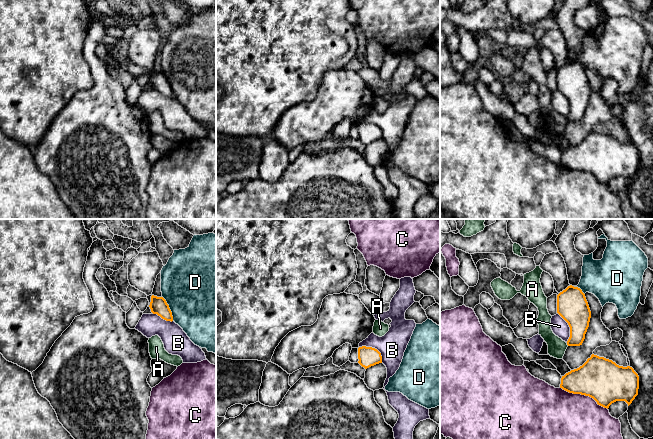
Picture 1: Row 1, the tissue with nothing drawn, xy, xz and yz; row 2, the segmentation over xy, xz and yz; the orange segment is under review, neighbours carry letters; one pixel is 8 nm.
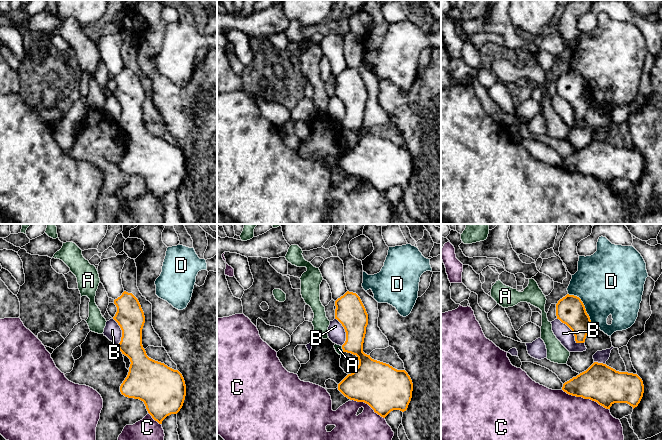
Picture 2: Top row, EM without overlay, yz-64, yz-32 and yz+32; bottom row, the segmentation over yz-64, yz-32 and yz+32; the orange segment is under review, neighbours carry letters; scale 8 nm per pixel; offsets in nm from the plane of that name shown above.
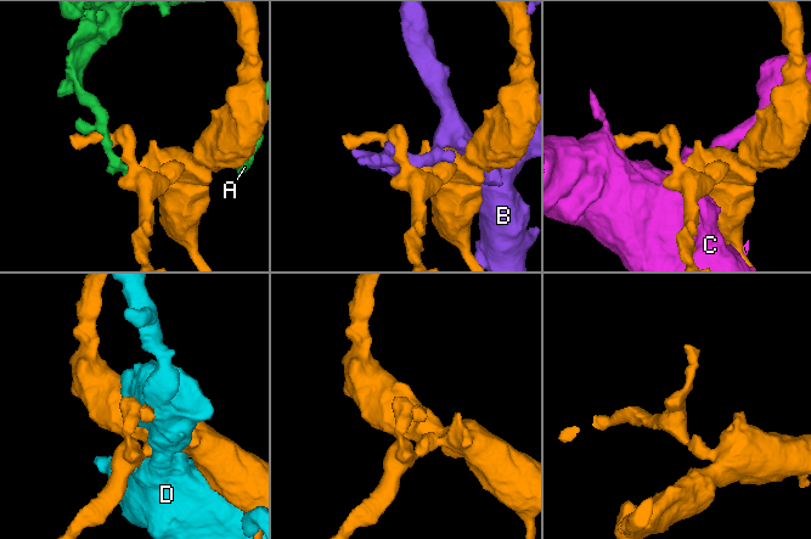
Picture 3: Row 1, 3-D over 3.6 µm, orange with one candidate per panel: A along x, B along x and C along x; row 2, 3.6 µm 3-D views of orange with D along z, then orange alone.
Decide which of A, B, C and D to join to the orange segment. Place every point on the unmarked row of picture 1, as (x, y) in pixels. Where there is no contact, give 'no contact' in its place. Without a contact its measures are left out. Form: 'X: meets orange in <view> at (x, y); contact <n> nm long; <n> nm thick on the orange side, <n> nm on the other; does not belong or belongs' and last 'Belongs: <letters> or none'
A: meets orange in yz at (567, 120); contact 30 nm long; 200 nm thick on the orange side, 140 nm on the other; does not belong
B: meets orange in xz at (374, 124); contact 240 nm long; 160 nm thick on the orange side, 220 nm on the other; does not belong
C: meets orange in yz at (584, 170); contact 420 nm long; 340 nm thick on the orange side, 480 nm on the other; does not belong
D: meets orange in xy at (169, 84); contact 220 nm long; 140 nm thick on the orange side, 500 nm on the other; does not belong
Belongs: none

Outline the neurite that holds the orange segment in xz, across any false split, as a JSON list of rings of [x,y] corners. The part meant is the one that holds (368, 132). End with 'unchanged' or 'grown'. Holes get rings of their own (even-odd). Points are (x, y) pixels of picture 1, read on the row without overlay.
[[[362,122],[358,124],[358,139],[365,145],[382,139],[381,129],[372,123]]]; unchanged

